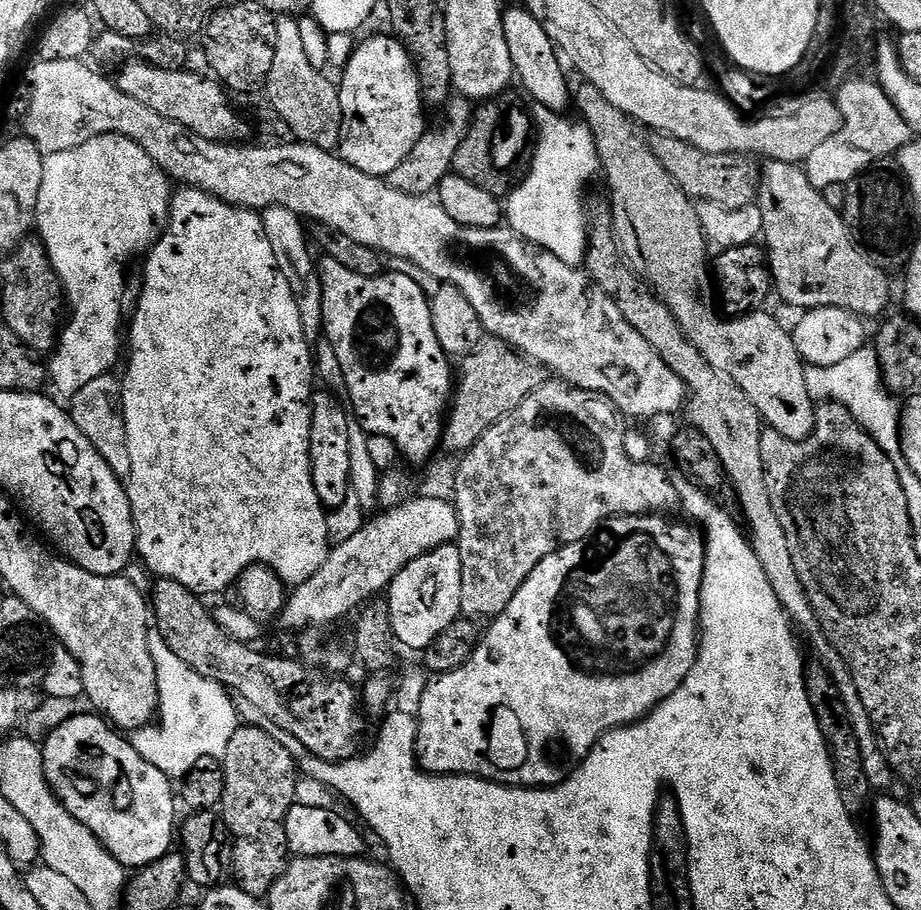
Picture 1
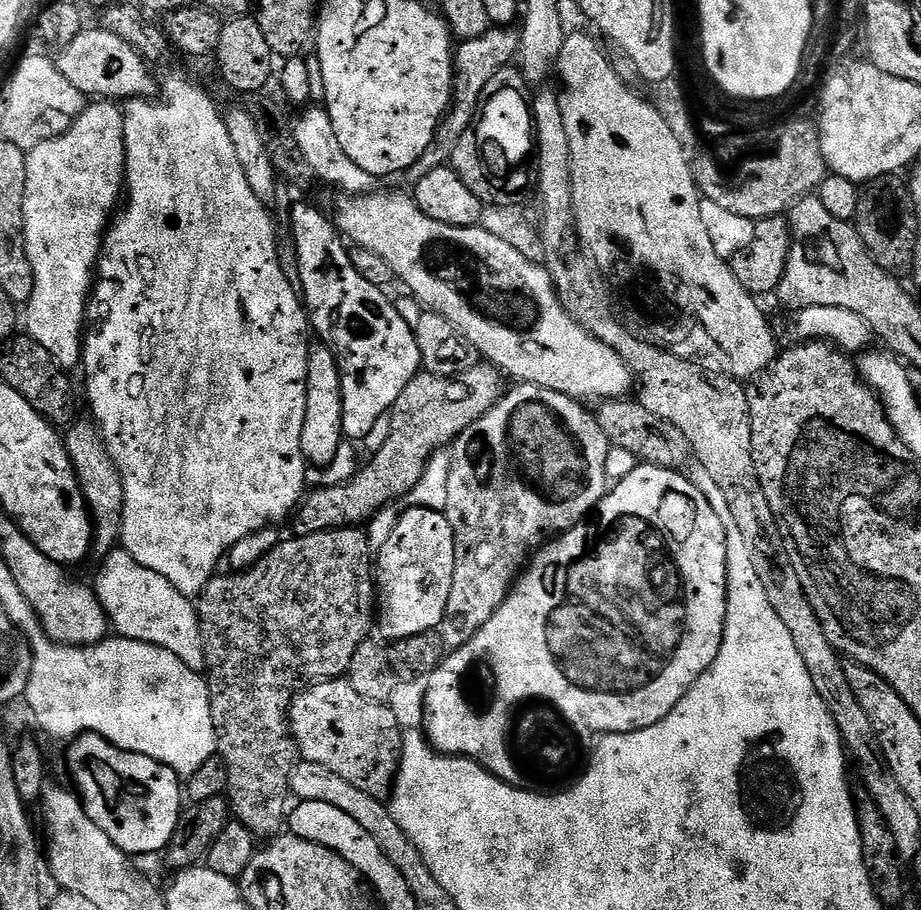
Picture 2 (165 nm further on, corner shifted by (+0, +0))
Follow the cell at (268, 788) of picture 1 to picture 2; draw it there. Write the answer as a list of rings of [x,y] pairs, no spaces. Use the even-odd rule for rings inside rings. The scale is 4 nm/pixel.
[[[353,526],[350,528],[330,528],[326,532],[315,532],[314,534],[306,534],[305,536],[293,535],[292,540],[288,538],[281,539],[280,544],[276,548],[270,549],[260,561],[250,568],[245,568],[244,571],[233,571],[230,576],[217,575],[211,582],[209,582],[204,591],[198,597],[198,617],[200,623],[201,638],[203,640],[203,650],[205,652],[205,668],[206,679],[208,682],[208,693],[210,694],[210,714],[214,718],[214,726],[216,727],[216,747],[218,755],[226,762],[226,770],[228,771],[228,791],[226,799],[230,805],[230,812],[235,819],[242,822],[242,826],[246,826],[257,838],[272,838],[277,835],[285,827],[286,824],[286,807],[284,808],[284,799],[289,799],[290,789],[288,786],[288,773],[292,771],[292,765],[297,759],[298,753],[296,750],[296,742],[292,738],[292,726],[288,722],[288,708],[292,704],[292,698],[297,691],[298,685],[296,683],[300,680],[300,672],[305,672],[306,675],[312,676],[308,678],[319,678],[320,680],[334,680],[343,677],[350,666],[350,658],[354,658],[354,650],[358,650],[358,646],[362,641],[369,639],[371,630],[374,628],[374,613],[378,608],[378,593],[374,583],[374,549],[368,545],[368,533],[363,527]]]

